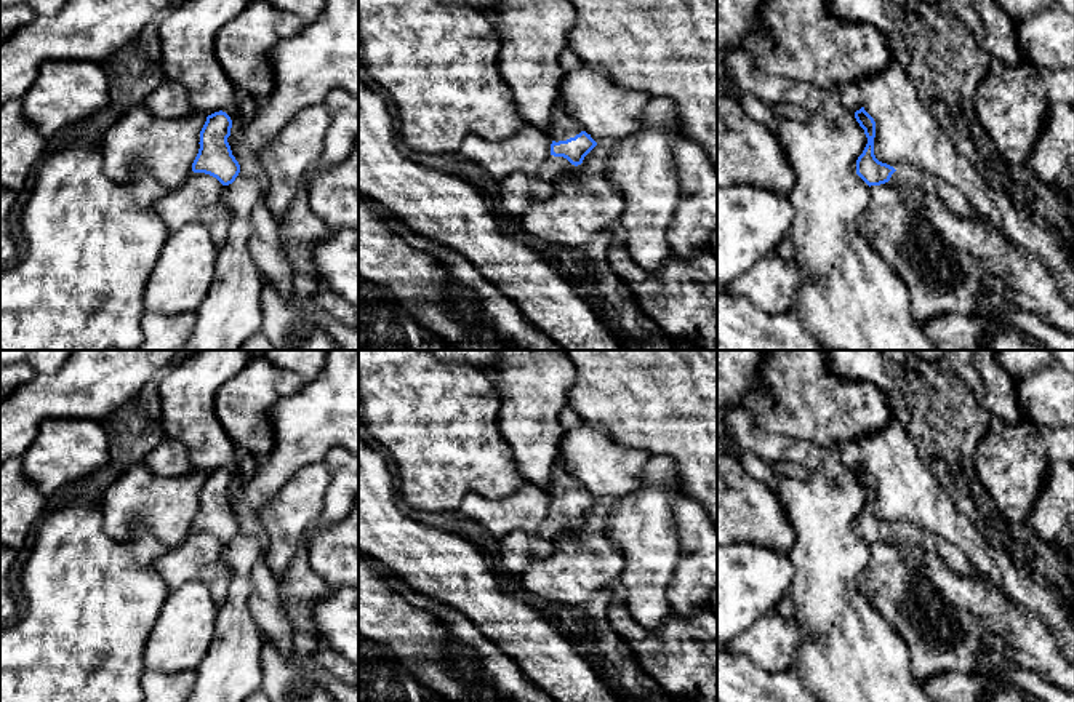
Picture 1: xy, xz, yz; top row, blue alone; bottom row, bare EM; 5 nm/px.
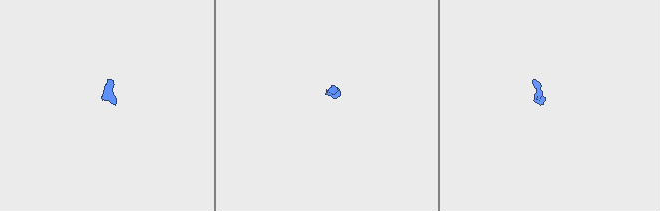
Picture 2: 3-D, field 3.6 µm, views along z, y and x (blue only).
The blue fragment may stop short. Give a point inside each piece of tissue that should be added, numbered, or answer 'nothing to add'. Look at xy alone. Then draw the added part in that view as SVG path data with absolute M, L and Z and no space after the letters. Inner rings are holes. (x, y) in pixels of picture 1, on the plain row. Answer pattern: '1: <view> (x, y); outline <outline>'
nothing to add

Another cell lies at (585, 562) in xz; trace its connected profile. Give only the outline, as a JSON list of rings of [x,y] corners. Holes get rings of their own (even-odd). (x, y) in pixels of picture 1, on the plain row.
[[[602,497],[584,515],[583,521],[571,526],[568,534],[562,534],[554,540],[554,553],[546,558],[533,560],[522,574],[523,590],[543,601],[562,604],[586,604],[600,590],[610,587],[621,579],[624,560],[611,544],[607,525],[618,499]]]

